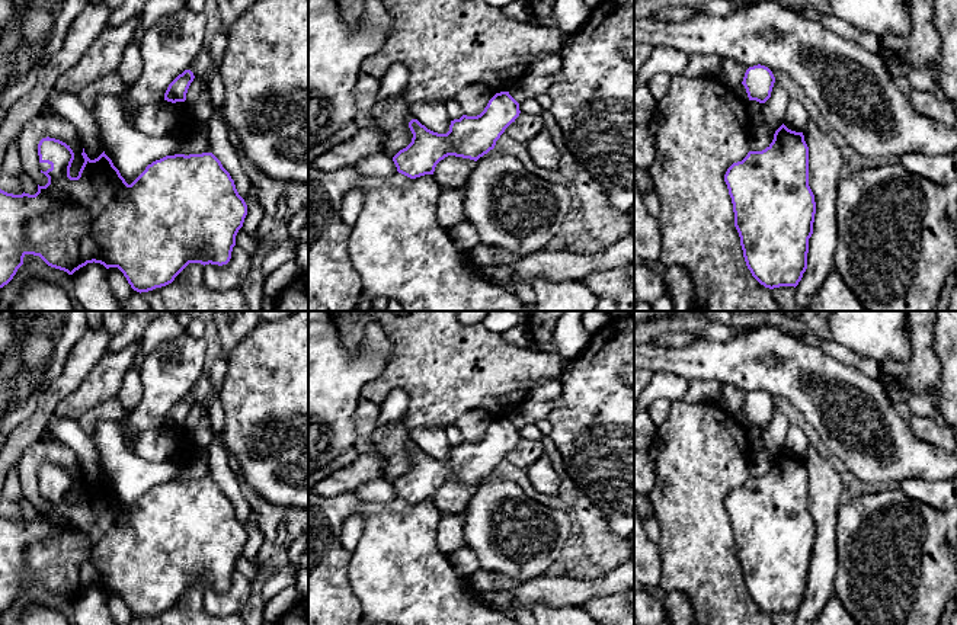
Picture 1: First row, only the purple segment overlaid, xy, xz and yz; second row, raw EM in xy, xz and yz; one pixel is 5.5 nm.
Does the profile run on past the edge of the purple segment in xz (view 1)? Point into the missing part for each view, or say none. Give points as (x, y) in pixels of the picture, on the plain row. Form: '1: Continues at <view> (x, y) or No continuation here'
1: No continuation here

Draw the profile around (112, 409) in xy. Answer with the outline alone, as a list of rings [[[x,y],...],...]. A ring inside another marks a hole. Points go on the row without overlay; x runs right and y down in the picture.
[[[115,397],[108,400],[95,408],[89,410],[80,420],[80,426],[84,433],[95,440],[95,429],[96,424],[106,420],[118,422],[119,424],[125,426],[131,413],[128,413],[122,403]]]

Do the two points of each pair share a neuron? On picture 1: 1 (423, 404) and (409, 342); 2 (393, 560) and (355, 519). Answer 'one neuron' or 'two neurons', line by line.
1: one neuron
2: two neurons

